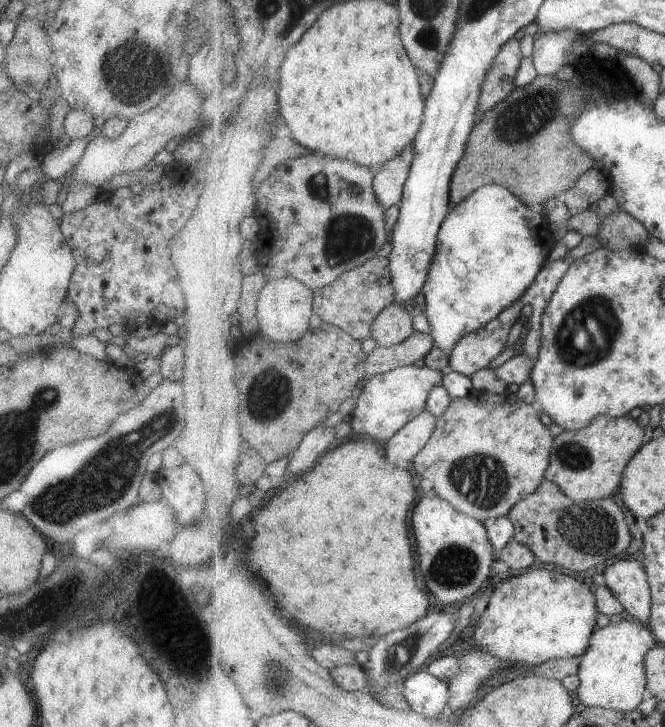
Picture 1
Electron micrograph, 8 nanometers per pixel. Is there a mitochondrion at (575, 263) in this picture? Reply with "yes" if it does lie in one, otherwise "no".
no

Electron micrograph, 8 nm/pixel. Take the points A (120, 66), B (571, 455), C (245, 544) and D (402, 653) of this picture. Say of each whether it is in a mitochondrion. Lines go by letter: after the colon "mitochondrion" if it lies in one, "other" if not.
A: mitochondrion
B: mitochondrion
C: other
D: mitochondrion

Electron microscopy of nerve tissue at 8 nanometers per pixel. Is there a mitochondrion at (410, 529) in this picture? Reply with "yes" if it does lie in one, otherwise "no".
no

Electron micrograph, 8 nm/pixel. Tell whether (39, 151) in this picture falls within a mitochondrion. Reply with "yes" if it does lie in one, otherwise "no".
no

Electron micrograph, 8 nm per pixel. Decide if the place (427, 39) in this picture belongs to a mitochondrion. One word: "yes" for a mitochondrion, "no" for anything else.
yes

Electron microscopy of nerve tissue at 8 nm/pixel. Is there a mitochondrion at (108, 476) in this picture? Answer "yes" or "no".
yes

